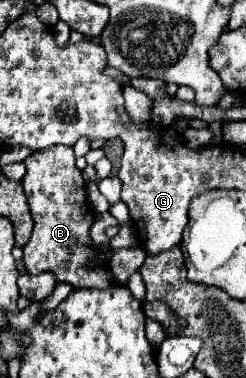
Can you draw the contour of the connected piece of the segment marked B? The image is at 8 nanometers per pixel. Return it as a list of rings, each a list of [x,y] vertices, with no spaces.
[[[65,145],[37,151],[25,159],[25,167],[27,173],[21,179],[21,185],[35,221],[31,239],[23,247],[23,261],[29,275],[49,271],[57,277],[57,283],[69,283],[73,287],[107,289],[111,285],[119,285],[117,279],[113,279],[99,247],[89,235],[91,225],[95,223],[95,215],[87,201],[85,179],[75,167],[73,151]]]

